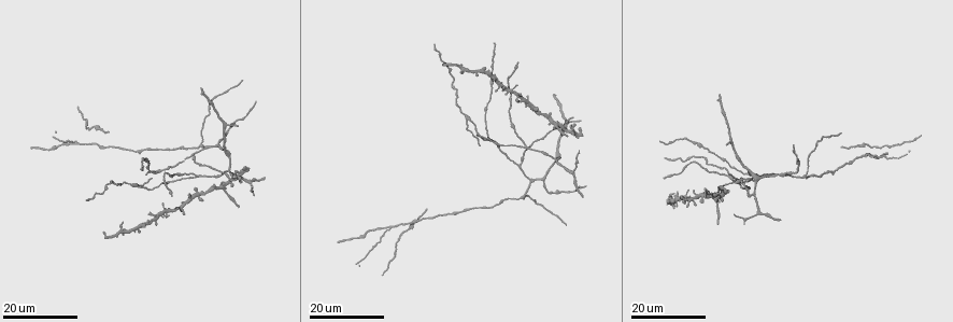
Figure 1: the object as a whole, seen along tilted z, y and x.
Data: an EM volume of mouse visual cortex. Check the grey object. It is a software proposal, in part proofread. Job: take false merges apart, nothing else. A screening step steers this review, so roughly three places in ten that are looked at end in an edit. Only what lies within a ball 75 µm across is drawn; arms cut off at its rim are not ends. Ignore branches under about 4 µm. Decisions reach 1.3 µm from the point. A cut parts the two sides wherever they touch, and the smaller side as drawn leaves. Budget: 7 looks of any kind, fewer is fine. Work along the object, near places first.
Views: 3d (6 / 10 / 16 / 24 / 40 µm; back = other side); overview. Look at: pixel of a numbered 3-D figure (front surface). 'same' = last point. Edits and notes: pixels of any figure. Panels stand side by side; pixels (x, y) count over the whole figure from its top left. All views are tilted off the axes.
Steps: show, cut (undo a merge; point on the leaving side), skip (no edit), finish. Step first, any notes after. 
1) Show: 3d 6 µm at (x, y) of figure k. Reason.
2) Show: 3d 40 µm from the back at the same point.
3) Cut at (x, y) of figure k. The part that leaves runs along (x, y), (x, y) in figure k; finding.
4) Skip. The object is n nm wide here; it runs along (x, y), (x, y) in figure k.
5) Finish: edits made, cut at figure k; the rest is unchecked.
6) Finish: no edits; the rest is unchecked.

Show: 3d 16 µm at (555, 123) of figure 1. Four arms meet.

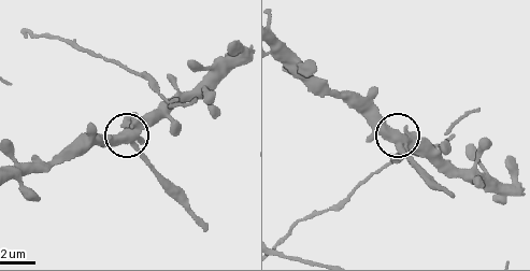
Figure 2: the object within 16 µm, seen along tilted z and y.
Show: 3d 6 µm at (126, 141) of figure 2.

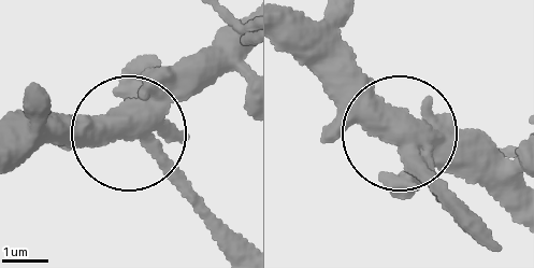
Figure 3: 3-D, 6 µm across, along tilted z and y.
Cut at (182, 196) of figure 3. 4 arms meet here; a second cell is stuck on.

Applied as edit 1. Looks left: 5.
Show: 3d 16 µm at (228, 171) of figure 1. Three-way junction.

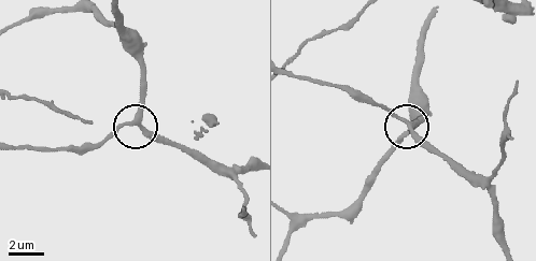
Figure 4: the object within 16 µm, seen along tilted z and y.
Show: 3d 6 µm at (409, 125) of figure 4.

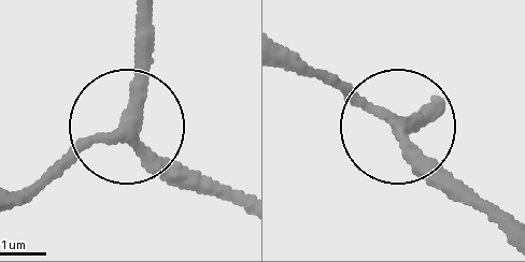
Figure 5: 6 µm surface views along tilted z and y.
Skip. The side arm is 15 µm long; 3 arms meet here; continuous, no second cell.

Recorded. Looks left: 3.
Show: 3d 24 µm at (80, 142) of figure 1. Side arm on a straight run.

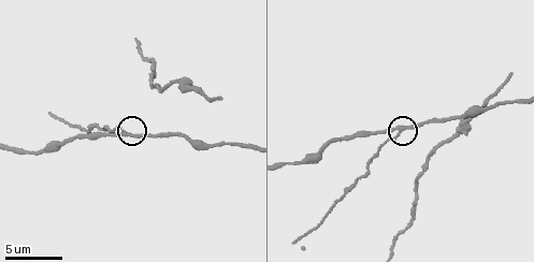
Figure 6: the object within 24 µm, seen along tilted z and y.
Show: 3d 10 µm at (128, 133) of figure 6. Closer look.

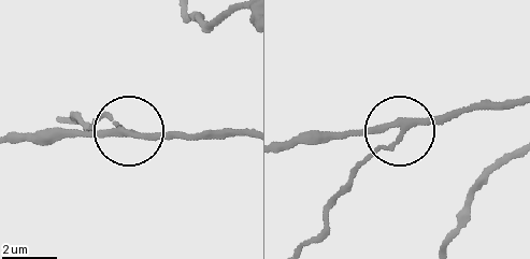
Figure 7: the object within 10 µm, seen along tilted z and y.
Cut at (111, 117) of figure 7. The side arm is 17 µm long; 3 arms meet here; two cells meet here.

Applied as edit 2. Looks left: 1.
Finish: edits made, cut at figure 3, cut at figure 7; the rest is unchecked.

